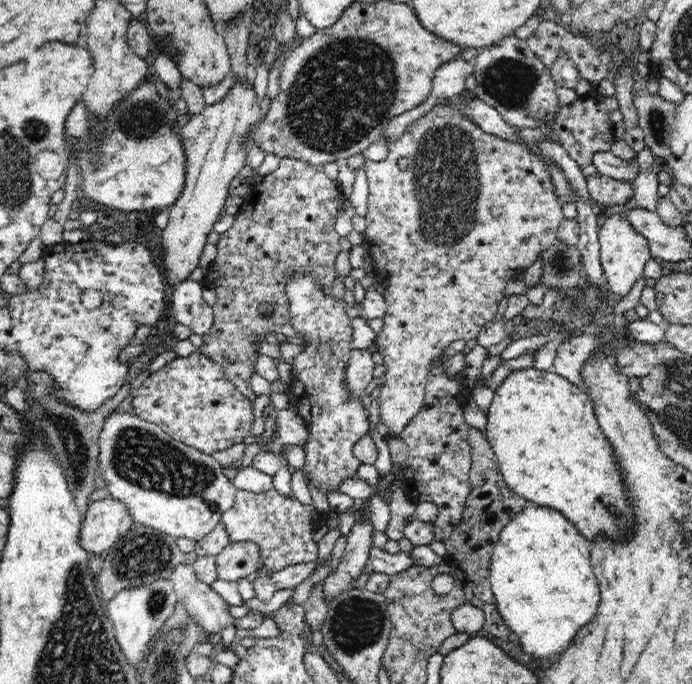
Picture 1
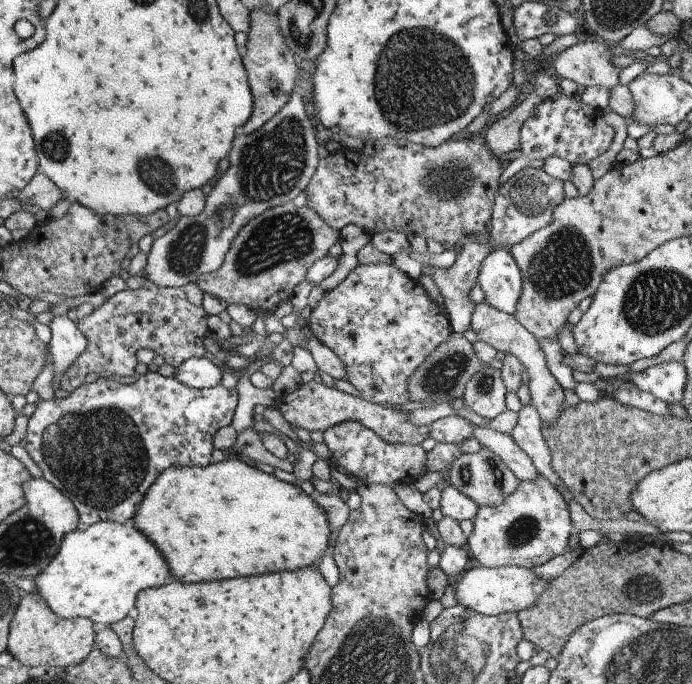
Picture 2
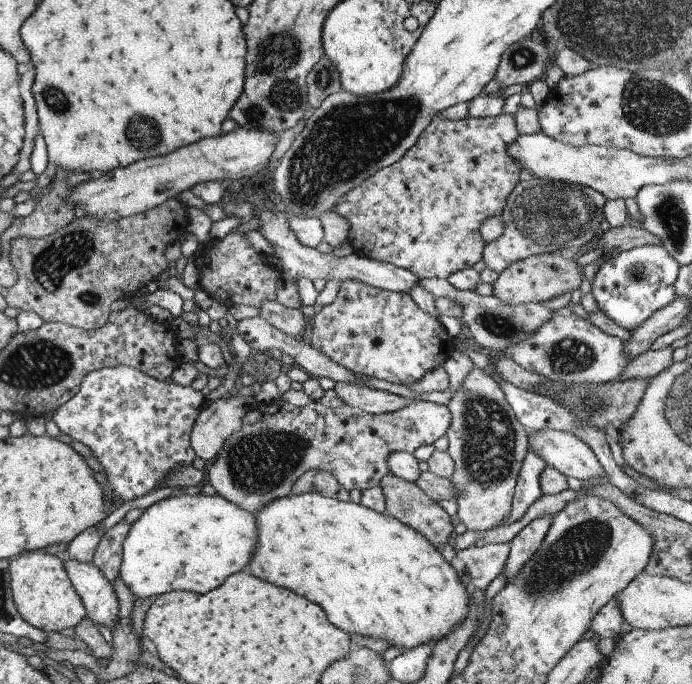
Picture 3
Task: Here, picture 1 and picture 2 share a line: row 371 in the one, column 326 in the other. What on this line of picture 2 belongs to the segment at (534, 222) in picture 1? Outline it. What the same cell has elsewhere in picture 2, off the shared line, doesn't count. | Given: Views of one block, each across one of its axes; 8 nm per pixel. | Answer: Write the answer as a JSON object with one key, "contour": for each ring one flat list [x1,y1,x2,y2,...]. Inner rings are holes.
{"contour":[[314,380,308,384,302,384,300,389,293,393,284,393,281,397,275,397,273,405,291,426,306,429,310,433,314,431,324,433,327,429,342,422,357,421,372,430,383,442,391,444,420,445,429,434,429,426,416,427,408,422,406,411,388,409,361,397,340,392,334,387,328,388,322,382,318,384]]}

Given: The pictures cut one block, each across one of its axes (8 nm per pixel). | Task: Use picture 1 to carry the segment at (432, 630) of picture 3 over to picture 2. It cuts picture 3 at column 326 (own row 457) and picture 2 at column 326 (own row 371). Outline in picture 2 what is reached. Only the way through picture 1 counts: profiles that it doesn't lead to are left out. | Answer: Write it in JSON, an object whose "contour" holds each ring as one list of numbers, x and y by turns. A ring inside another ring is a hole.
{"contour":[[224,460,218,464,210,464,206,467,169,467,165,469,150,486,149,490,140,502,140,508,135,511,135,517,130,520,143,534,153,542,164,558,168,558,170,580,178,580,184,583,202,583,235,577,248,577,251,575,264,575,281,571,294,571,305,567,317,566,324,550,327,549,327,540,335,535,329,530,328,520,324,510,316,505,315,500,307,496,299,486,288,484,278,480,274,474,266,474,258,468,252,468,246,462,240,460]]}

